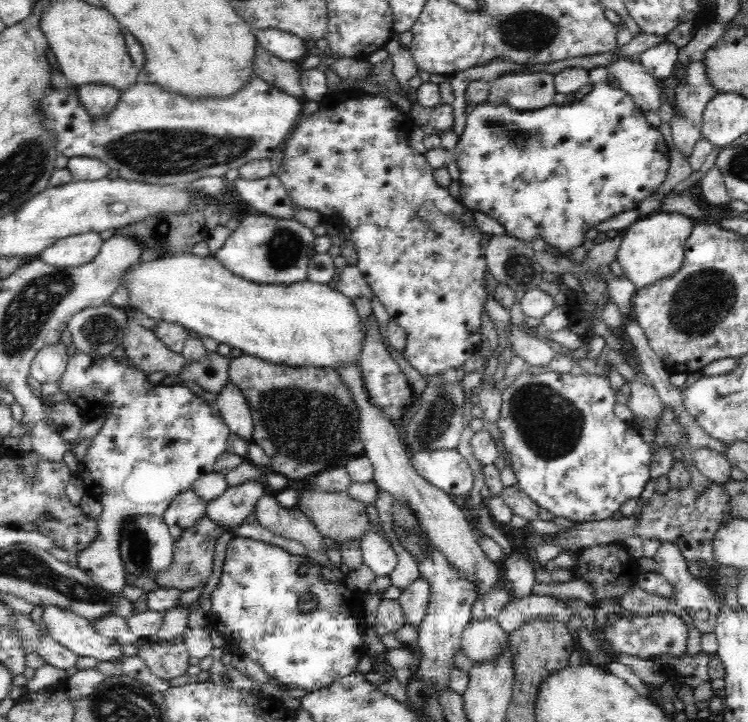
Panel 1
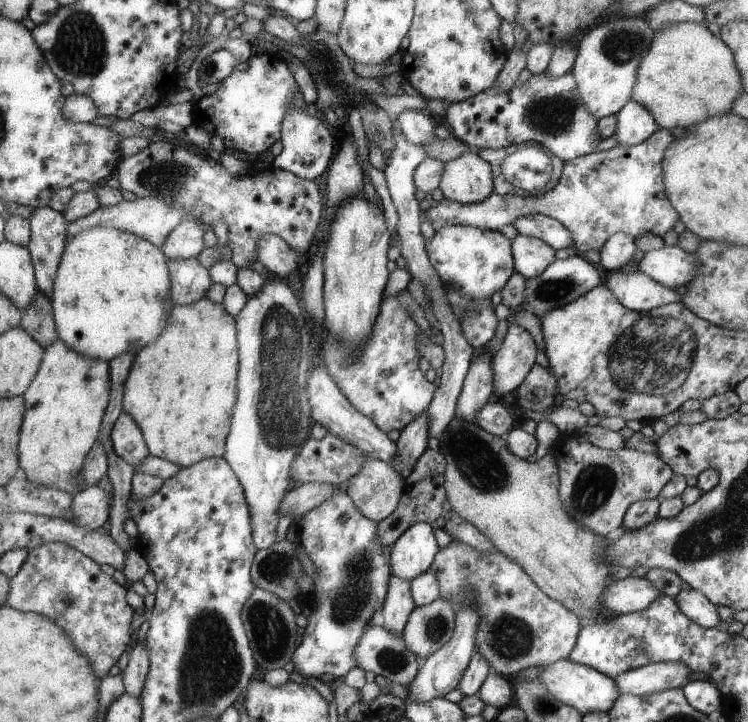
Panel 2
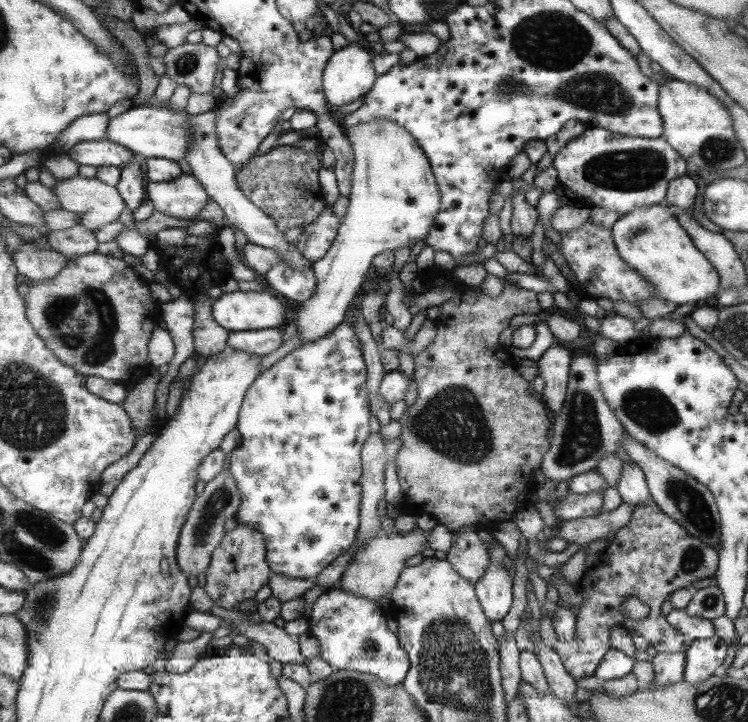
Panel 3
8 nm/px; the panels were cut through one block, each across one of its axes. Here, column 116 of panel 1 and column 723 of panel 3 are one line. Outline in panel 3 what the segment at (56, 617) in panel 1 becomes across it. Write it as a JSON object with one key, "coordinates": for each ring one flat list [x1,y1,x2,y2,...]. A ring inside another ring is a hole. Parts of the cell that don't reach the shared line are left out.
{"coordinates":[[713,636,706,639,693,639,691,647,685,652,686,684,702,684,710,676,717,674,729,649,730,643]]}

